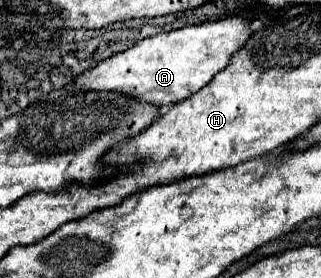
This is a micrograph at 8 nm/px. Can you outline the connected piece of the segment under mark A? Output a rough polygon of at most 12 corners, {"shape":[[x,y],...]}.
{"shape":[[224,18],[144,38],[74,76],[164,108],[206,86],[248,40]]}

